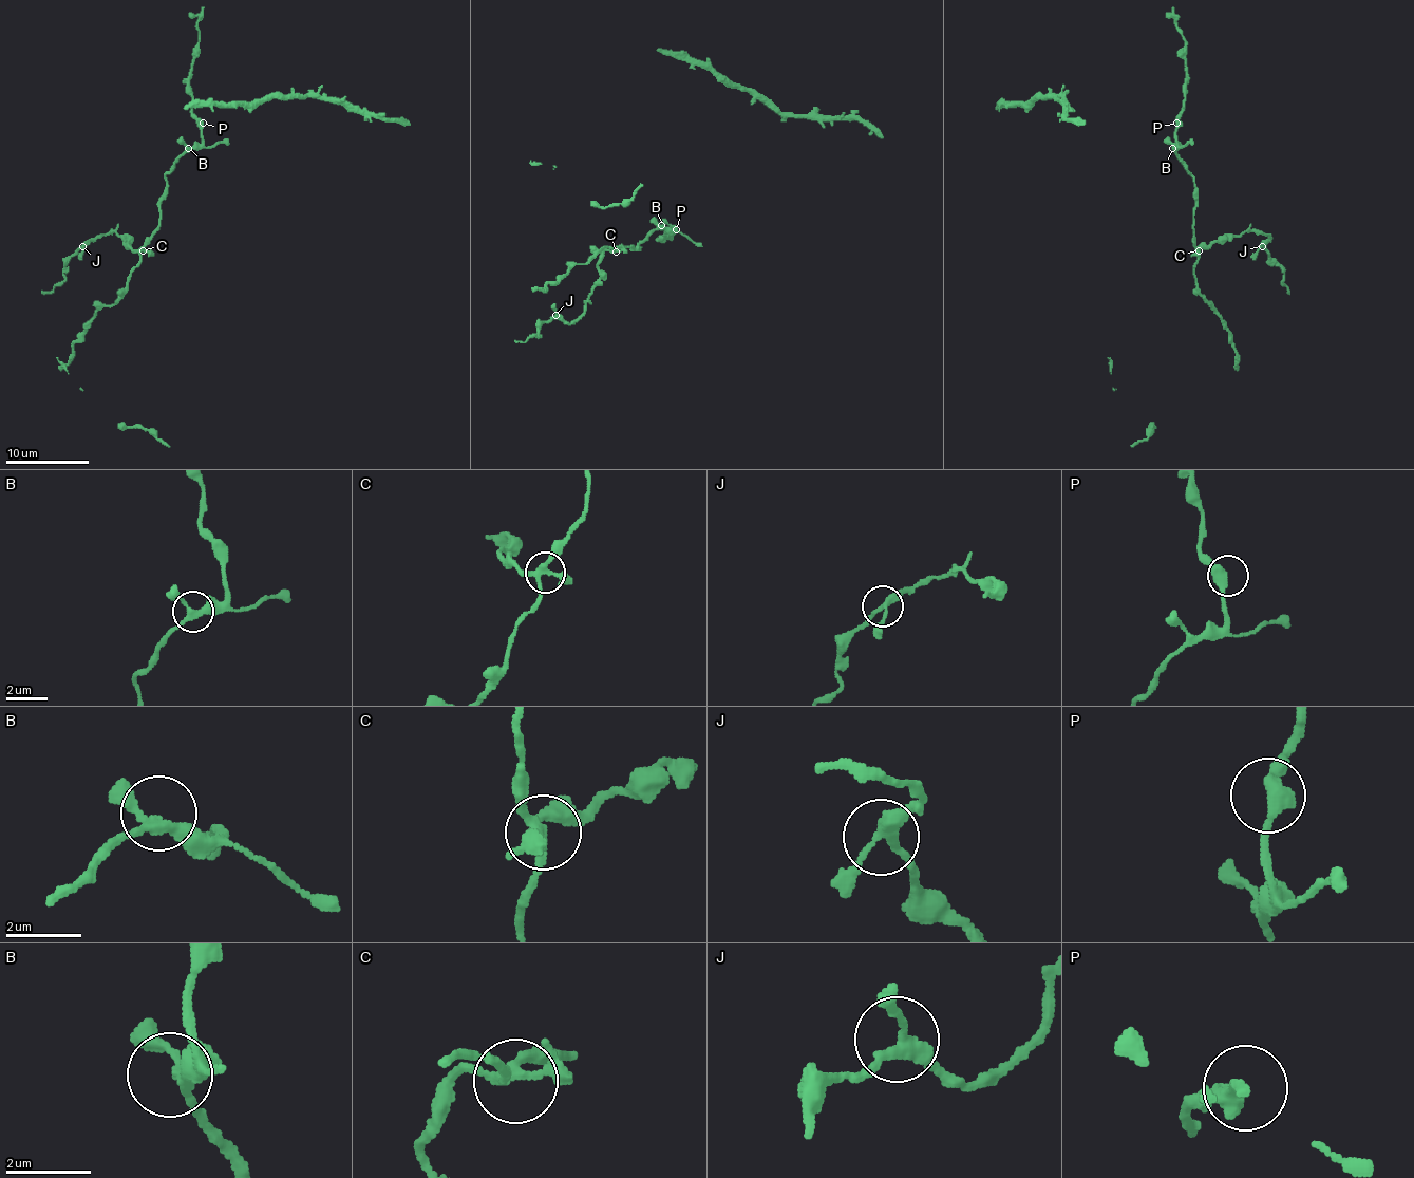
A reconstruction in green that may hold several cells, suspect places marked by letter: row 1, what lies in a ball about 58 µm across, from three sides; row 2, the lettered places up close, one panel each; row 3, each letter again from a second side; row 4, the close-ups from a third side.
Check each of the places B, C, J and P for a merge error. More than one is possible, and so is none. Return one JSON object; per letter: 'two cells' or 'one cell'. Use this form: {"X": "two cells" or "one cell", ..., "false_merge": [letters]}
{"B": "one cell", "C": "one cell", "J": "one cell", "P": "one cell", "false_merge": []}

